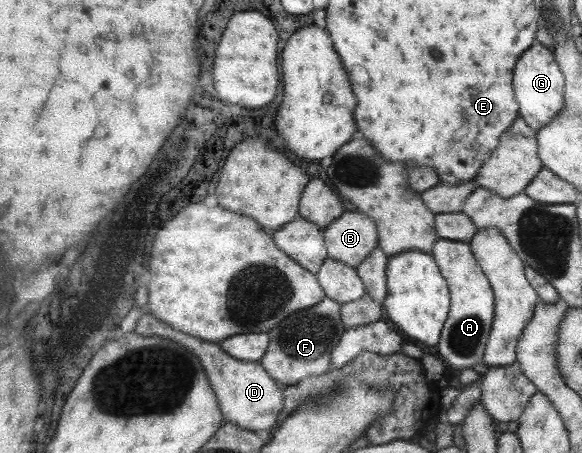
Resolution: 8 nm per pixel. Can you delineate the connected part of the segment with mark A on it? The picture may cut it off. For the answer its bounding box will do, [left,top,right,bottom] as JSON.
[432,239,494,370]

